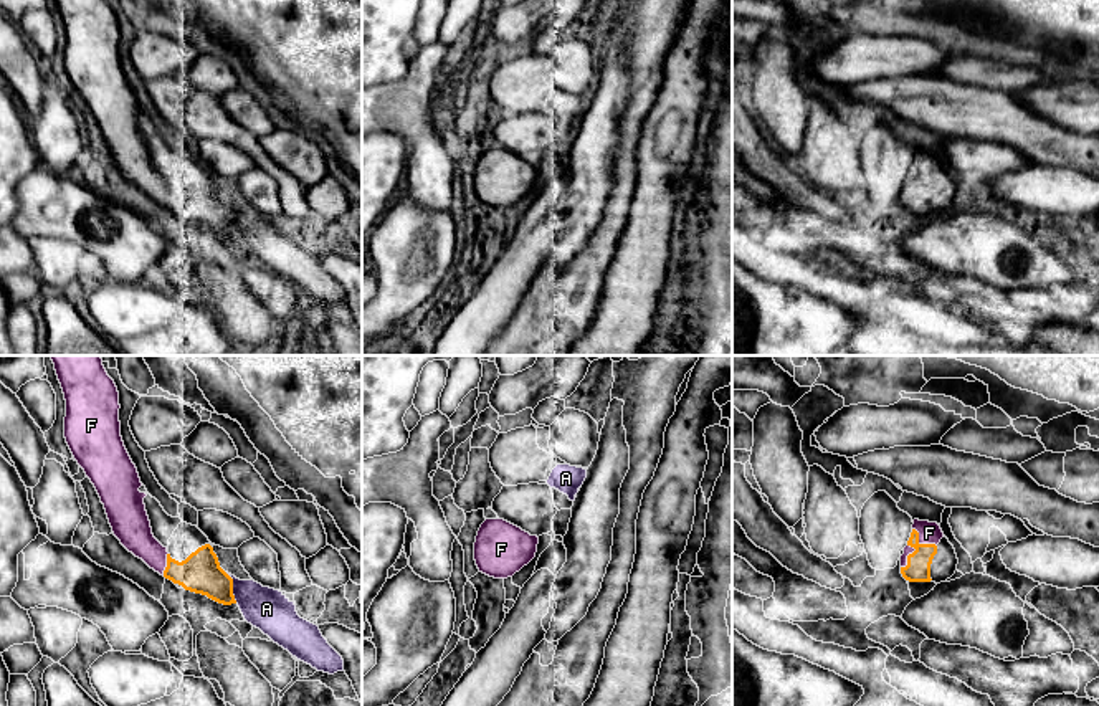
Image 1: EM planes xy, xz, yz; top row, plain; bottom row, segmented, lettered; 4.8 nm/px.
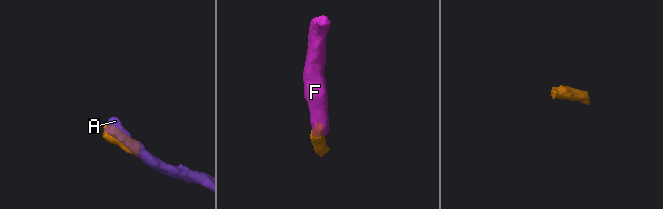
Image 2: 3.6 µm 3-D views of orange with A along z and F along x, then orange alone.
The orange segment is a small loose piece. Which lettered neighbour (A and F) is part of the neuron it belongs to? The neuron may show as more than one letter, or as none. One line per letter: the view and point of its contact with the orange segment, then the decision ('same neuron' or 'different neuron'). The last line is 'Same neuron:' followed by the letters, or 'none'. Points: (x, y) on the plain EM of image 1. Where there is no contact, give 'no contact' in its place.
A: xy (232, 217) | different neuron
F: yz (921, 174) | different neuron
Same neuron: none

